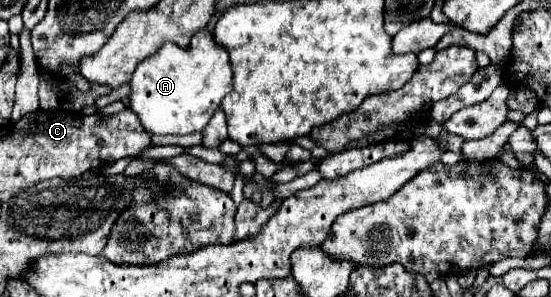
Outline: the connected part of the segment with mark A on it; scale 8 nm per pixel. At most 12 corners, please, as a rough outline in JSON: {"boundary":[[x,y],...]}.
{"boundary":[[209,26],[131,78],[149,134],[201,132],[231,90]]}

